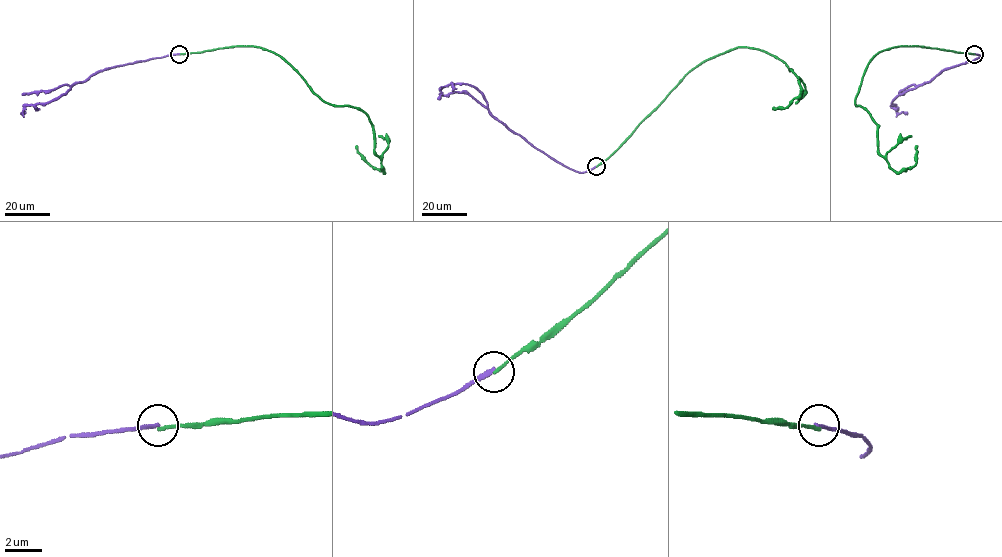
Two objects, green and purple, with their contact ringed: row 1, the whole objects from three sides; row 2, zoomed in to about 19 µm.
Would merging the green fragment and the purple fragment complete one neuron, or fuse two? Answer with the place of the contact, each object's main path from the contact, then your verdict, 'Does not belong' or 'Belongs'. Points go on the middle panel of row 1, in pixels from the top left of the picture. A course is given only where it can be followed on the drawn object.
Place: (596, 166). Course of green: (596, 166), (686, 74), (702, 62), (740, 47), (776, 56), (797, 77), (800, 95), (786, 107), (773, 109). Course of purple: (596, 166), (576, 172), (556, 162), (494, 117), (484, 96), (473, 86), (461, 83), (443, 86), (438, 99). Does not belong

